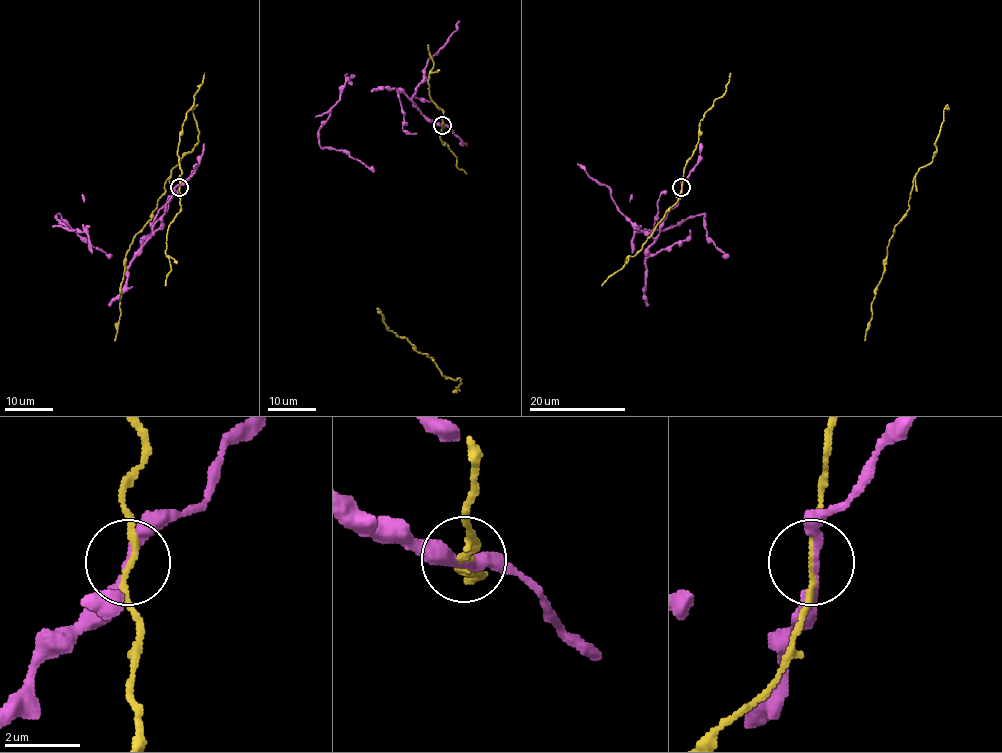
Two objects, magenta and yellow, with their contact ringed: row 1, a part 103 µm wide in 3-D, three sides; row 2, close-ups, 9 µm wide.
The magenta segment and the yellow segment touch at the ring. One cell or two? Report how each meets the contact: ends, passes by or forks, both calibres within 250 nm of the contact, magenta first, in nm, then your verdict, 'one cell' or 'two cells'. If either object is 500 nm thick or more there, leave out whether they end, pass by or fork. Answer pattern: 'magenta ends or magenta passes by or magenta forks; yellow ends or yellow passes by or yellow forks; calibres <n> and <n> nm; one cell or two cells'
magenta passes by; yellow passes by; calibres 240 and 130 nm; two cells

